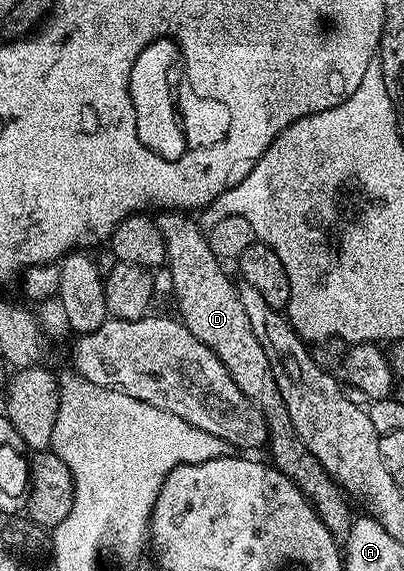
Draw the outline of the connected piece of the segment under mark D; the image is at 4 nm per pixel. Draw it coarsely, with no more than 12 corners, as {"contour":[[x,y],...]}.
{"contour":[[191,215],[155,217],[179,319],[268,424],[326,530],[354,512],[298,438],[237,285]]}

